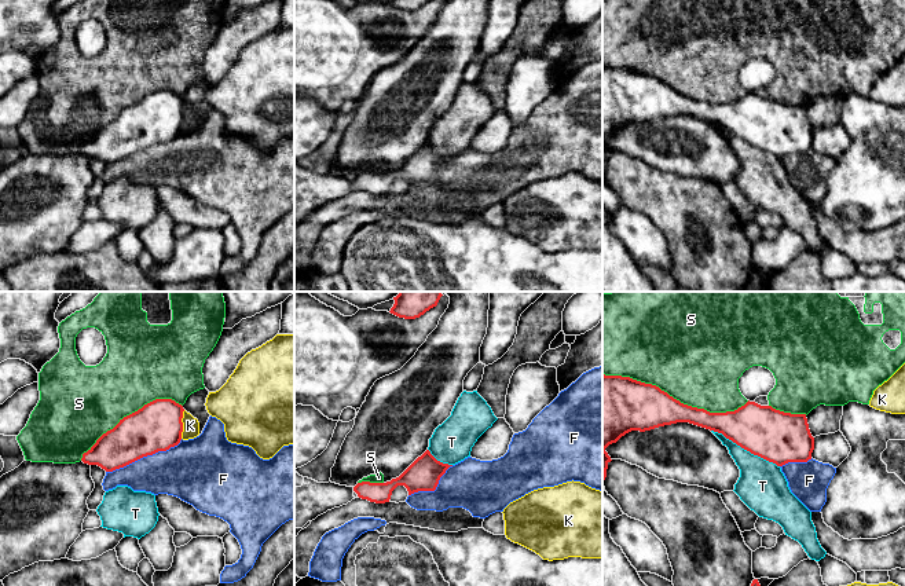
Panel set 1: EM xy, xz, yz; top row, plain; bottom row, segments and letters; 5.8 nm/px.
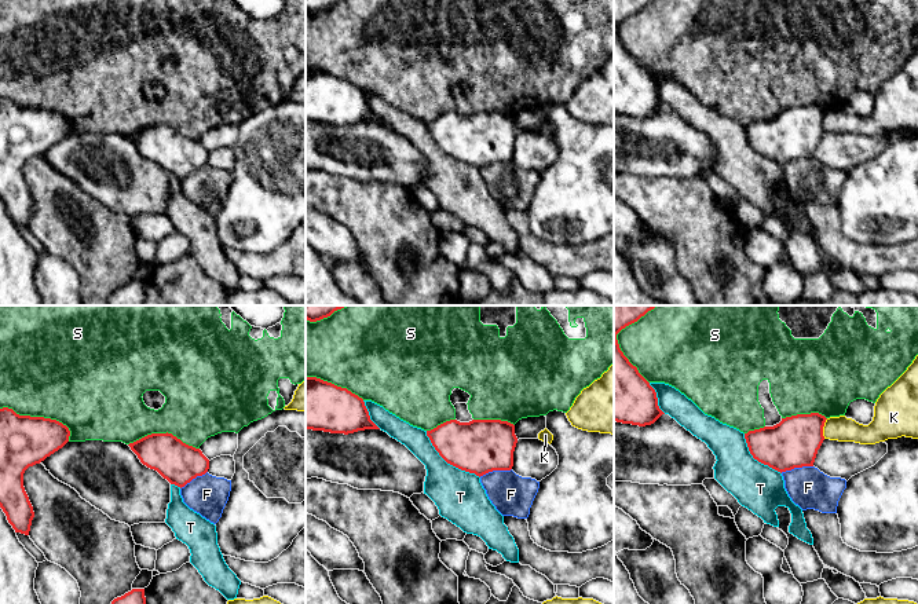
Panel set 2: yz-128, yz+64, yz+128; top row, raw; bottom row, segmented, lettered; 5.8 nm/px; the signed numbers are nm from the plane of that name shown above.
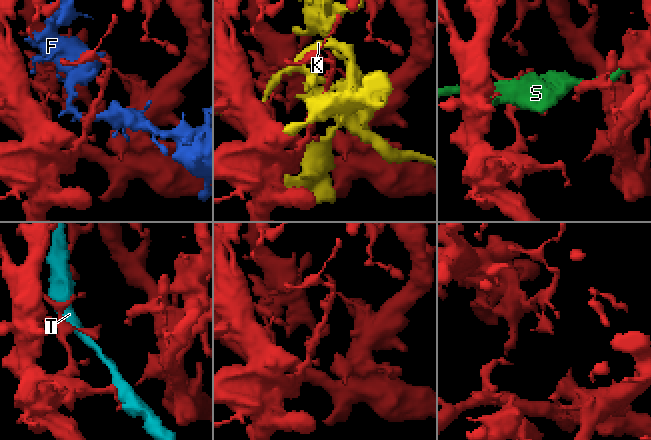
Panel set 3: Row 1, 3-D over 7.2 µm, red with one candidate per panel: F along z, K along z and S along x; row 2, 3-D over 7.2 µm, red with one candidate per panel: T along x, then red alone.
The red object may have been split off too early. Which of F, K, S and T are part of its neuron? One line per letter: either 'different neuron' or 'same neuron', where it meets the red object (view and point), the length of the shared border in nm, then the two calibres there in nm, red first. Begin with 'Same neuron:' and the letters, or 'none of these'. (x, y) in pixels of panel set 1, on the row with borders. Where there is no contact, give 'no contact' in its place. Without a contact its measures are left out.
Same neuron: none of these
F: different neuron; contact xy (143, 456); length 480 nm; calibres 280 and 300 nm
K: different neuron; contact xy (182, 424); length 170 nm; calibres 280 and 100 nm
S: different neuron; contact yz (675, 399); length 850 nm; calibres 280 and 500 nm
T: different neuron; contact yz (746, 449); length 460 nm; calibres 300 and 280 nm

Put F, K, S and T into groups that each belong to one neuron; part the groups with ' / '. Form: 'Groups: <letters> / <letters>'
Groups: F / K / S / T

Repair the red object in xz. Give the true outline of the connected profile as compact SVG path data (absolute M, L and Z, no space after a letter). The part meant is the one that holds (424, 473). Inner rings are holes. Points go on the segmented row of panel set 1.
M429 450L418 457L399 477L386 483L362 481L353 487L359 498L375 503L389 502L392 491L404 486L408 495L418 491L435 491L440 477L452 466L437 461Z

